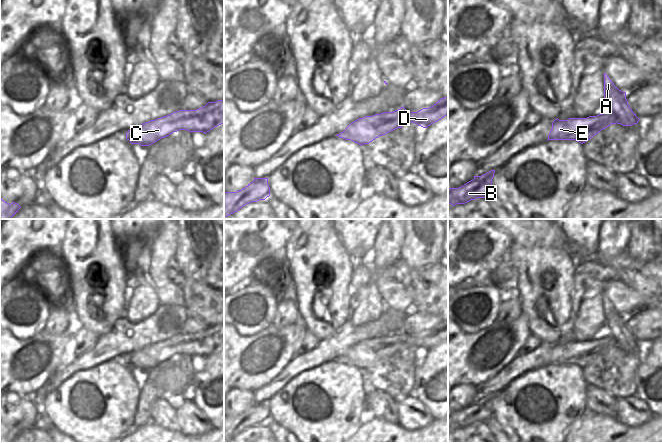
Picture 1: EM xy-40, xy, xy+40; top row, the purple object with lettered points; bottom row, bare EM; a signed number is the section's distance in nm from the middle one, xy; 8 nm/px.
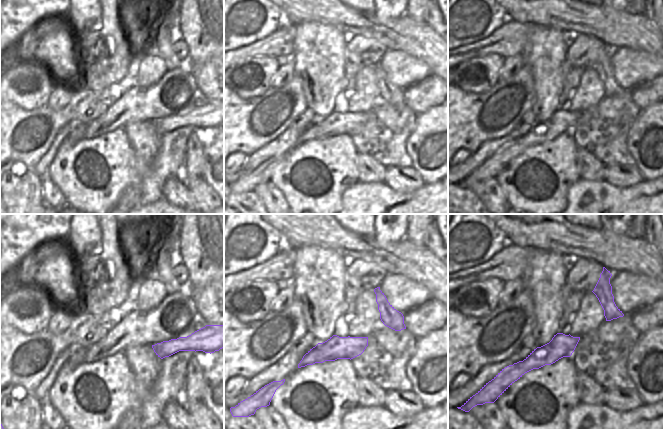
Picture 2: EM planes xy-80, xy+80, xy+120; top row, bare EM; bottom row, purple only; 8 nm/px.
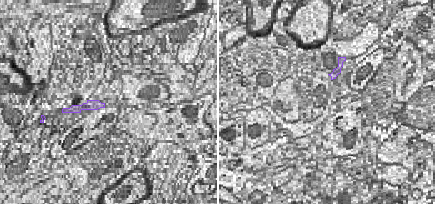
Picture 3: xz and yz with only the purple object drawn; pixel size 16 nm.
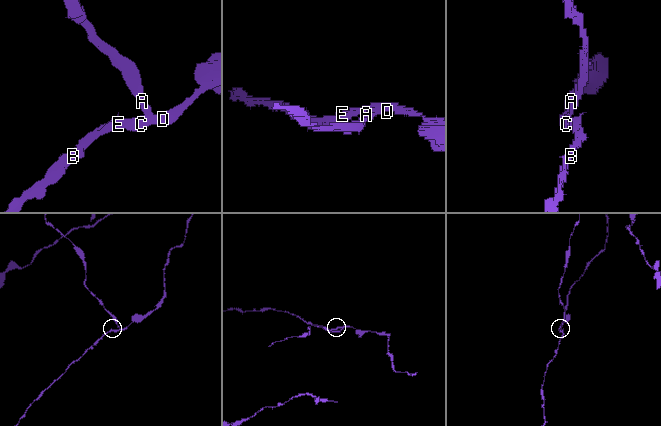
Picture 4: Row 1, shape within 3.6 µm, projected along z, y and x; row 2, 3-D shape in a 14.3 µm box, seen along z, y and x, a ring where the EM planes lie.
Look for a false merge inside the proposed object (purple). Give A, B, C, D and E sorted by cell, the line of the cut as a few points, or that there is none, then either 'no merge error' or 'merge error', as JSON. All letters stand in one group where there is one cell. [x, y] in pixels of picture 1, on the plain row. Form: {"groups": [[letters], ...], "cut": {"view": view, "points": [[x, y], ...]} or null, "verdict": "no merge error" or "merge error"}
{"groups": [["A"], ["B", "C", "D", "E"]], "cut": {"view": "xy+40", "points": [[611, 334], [619, 343], [617, 347]]}, "verdict": "merge error"}

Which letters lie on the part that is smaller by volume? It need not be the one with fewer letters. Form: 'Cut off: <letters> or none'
Cut off: A.

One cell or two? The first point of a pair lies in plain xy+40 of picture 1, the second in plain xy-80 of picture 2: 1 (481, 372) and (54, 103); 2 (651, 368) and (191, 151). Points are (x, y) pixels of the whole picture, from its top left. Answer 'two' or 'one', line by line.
1: two
2: two

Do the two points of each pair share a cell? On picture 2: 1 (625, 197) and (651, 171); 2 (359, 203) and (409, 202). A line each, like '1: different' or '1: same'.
1: different
2: same

